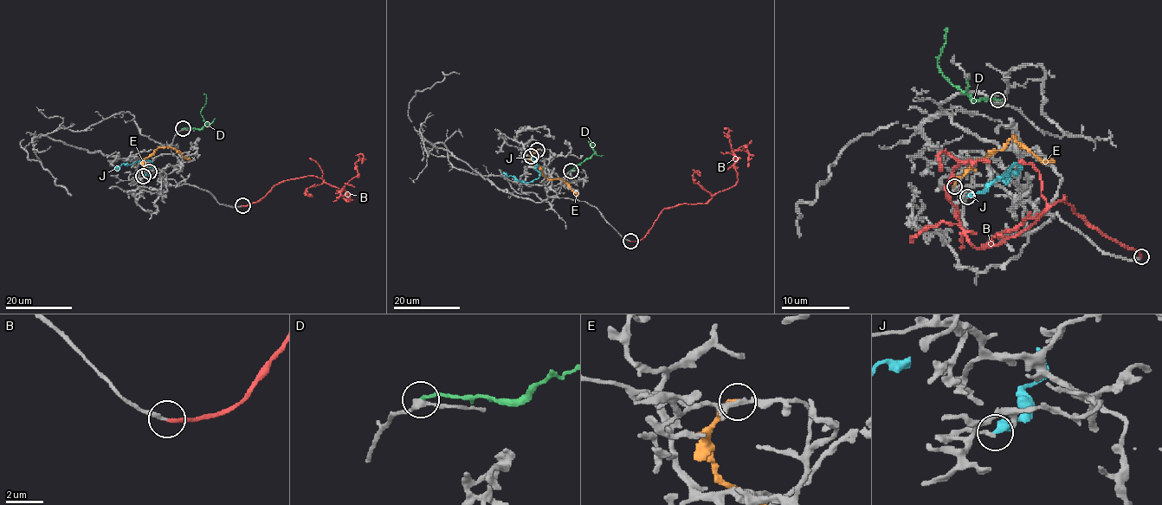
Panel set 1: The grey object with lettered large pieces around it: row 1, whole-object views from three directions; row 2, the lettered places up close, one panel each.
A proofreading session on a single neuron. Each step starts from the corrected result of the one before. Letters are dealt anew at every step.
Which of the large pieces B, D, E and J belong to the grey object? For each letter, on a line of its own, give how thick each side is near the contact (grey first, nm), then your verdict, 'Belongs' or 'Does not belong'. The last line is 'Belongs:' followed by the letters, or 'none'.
B: Thickness 180 nm (grey) against 220 nm. Belongs
D: Thickness 320 nm (grey) against 190 nm. Does not belong
E: Thickness 200 nm (grey) against 280 nm. Does not belong
J: Thickness 200 nm (grey) against 460 nm. Does not belong
Belongs: B

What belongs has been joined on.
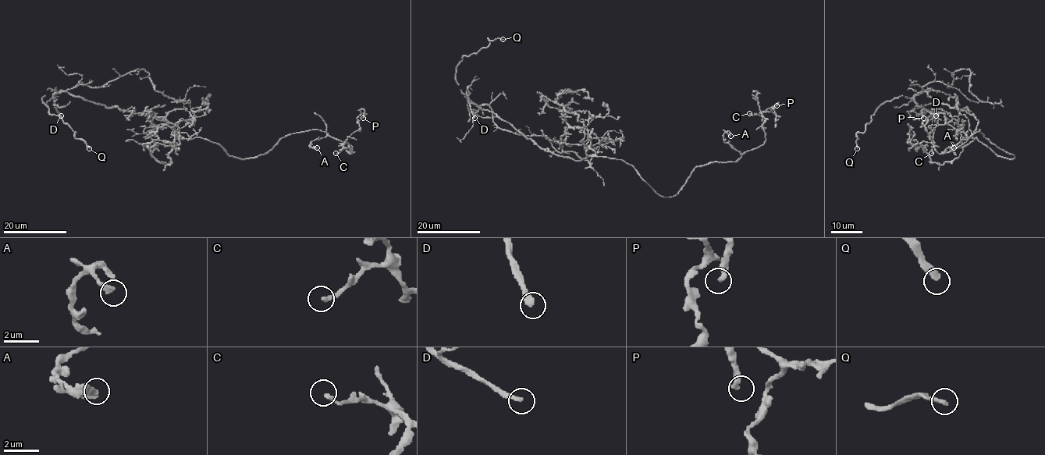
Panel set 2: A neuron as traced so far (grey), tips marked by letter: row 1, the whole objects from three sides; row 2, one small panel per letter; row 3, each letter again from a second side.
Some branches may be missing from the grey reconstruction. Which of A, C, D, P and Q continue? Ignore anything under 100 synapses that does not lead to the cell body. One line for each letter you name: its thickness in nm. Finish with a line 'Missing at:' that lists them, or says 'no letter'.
D: 300 nm thick
Q: 280 nm thick
Missing at: D, Q

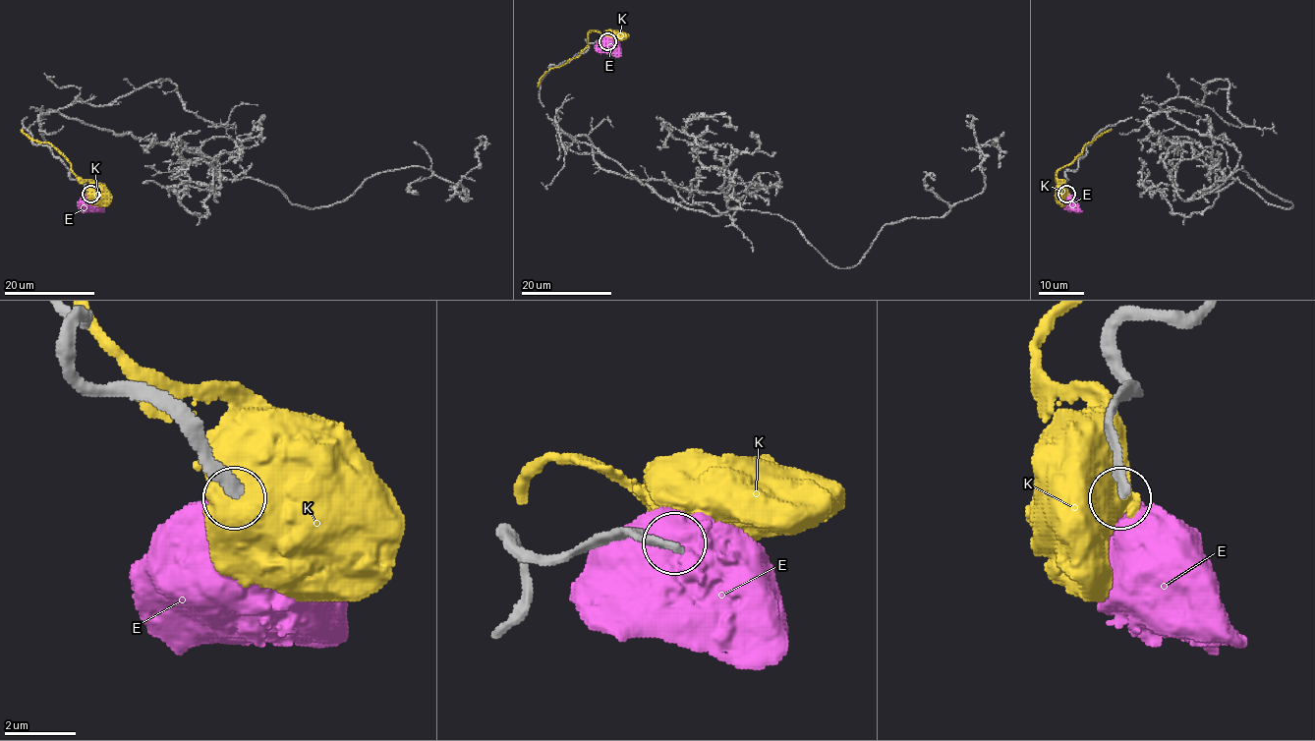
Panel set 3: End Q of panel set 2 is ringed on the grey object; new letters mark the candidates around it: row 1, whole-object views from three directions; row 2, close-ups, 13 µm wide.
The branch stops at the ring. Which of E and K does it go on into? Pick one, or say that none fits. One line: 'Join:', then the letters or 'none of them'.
Join: E

